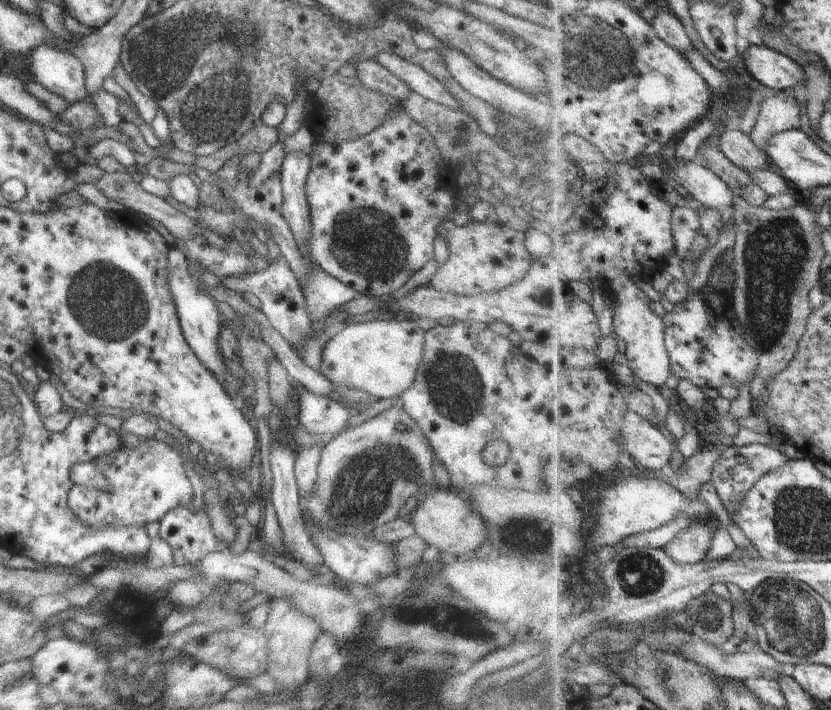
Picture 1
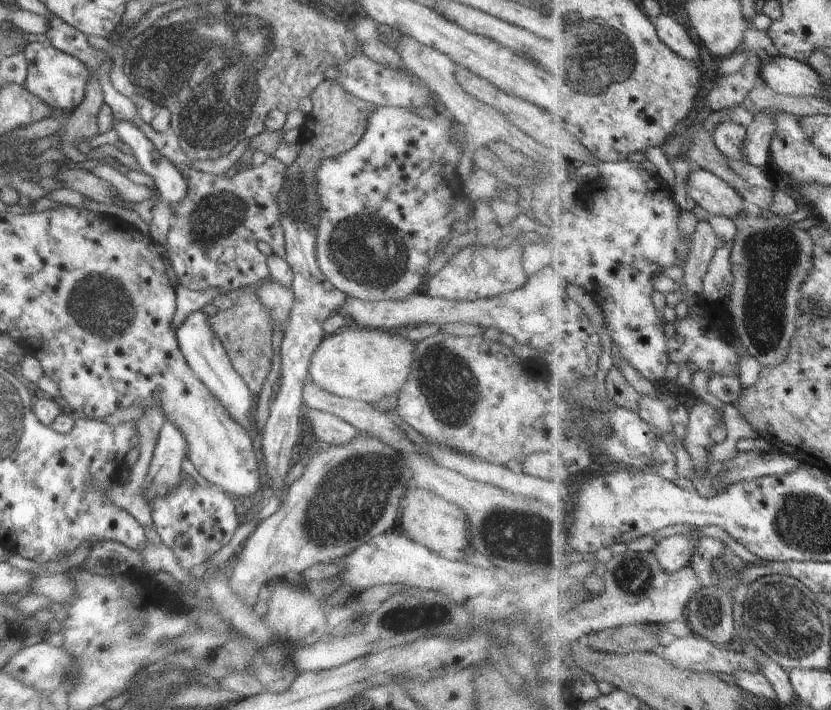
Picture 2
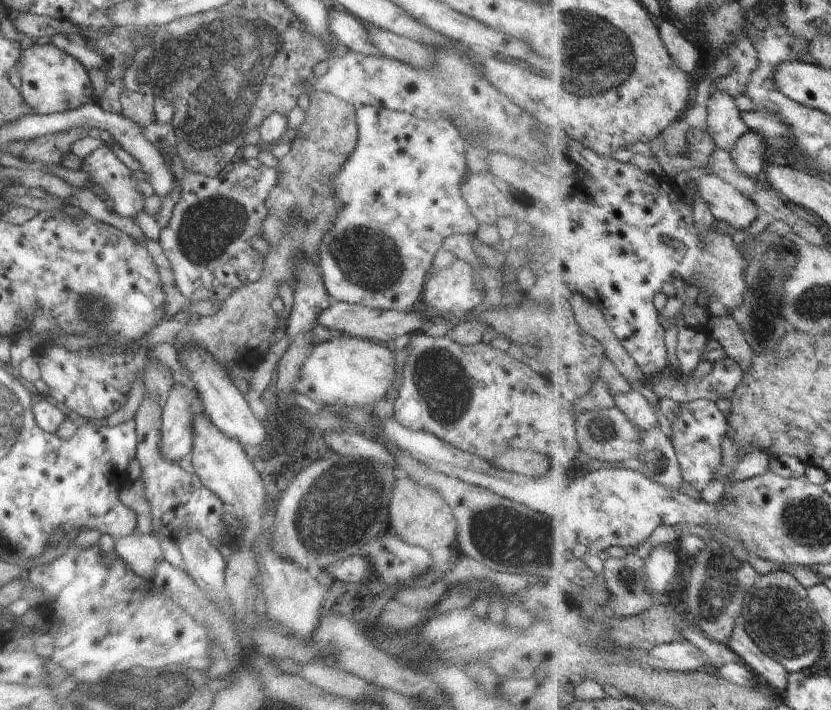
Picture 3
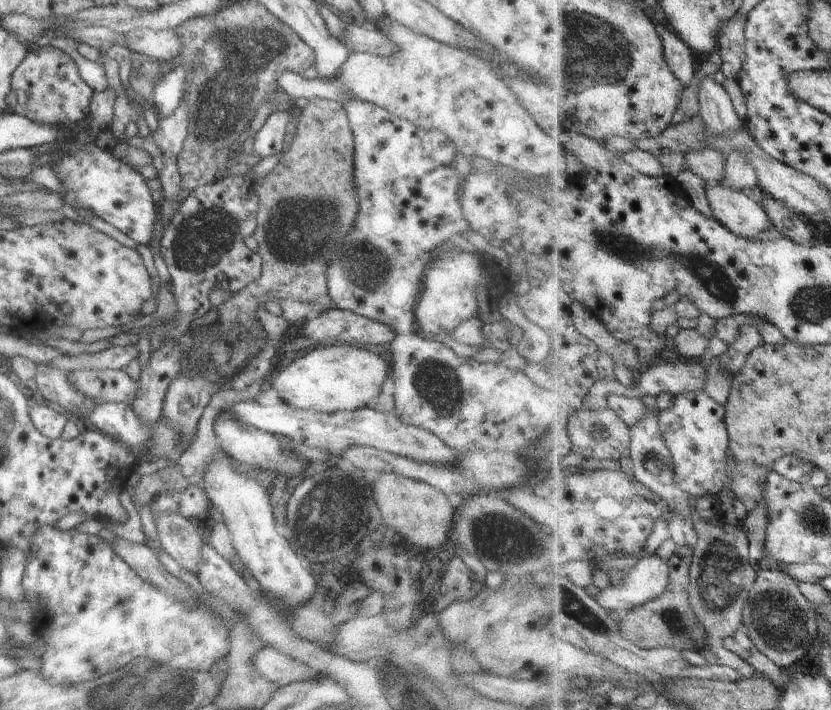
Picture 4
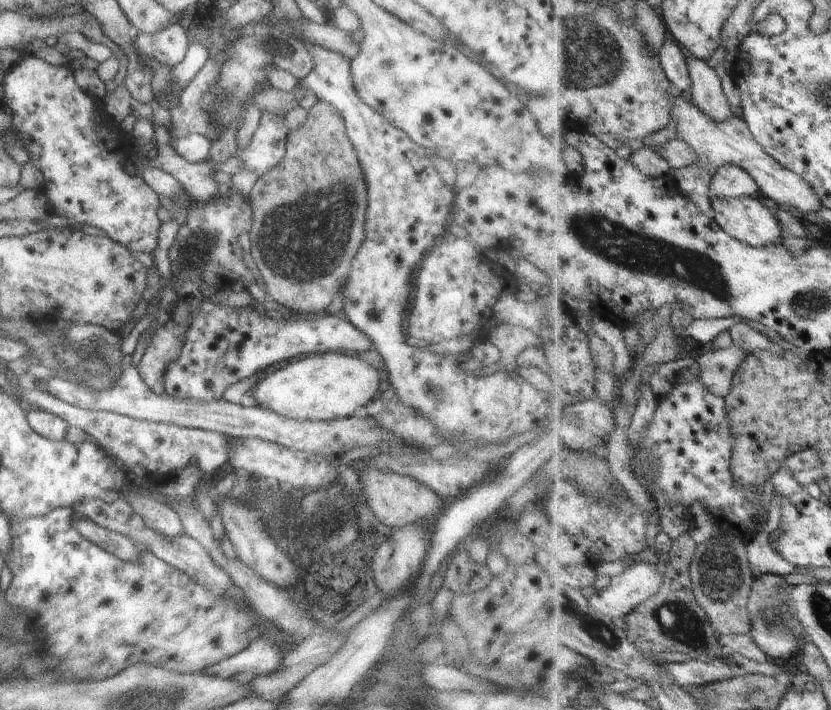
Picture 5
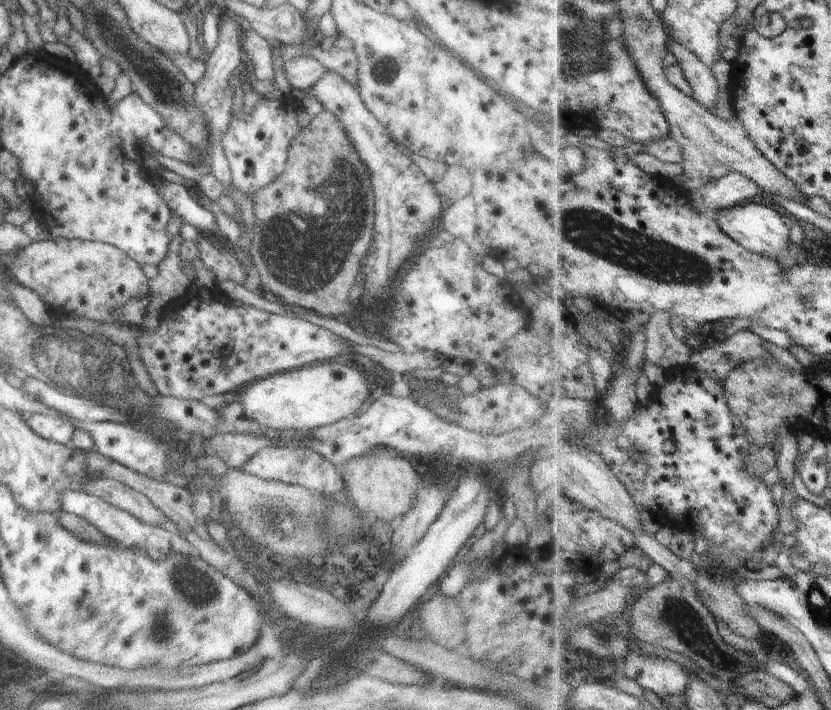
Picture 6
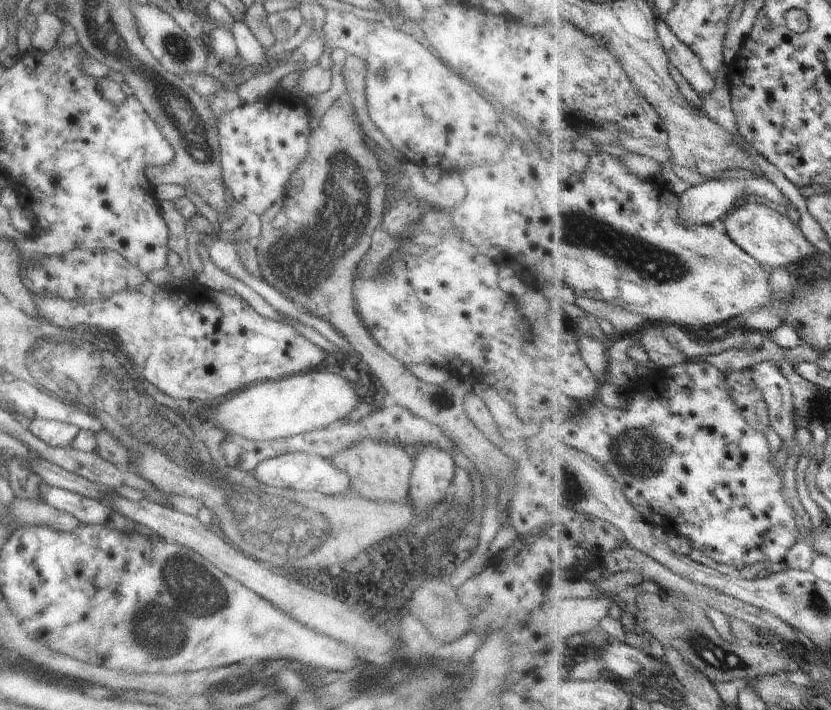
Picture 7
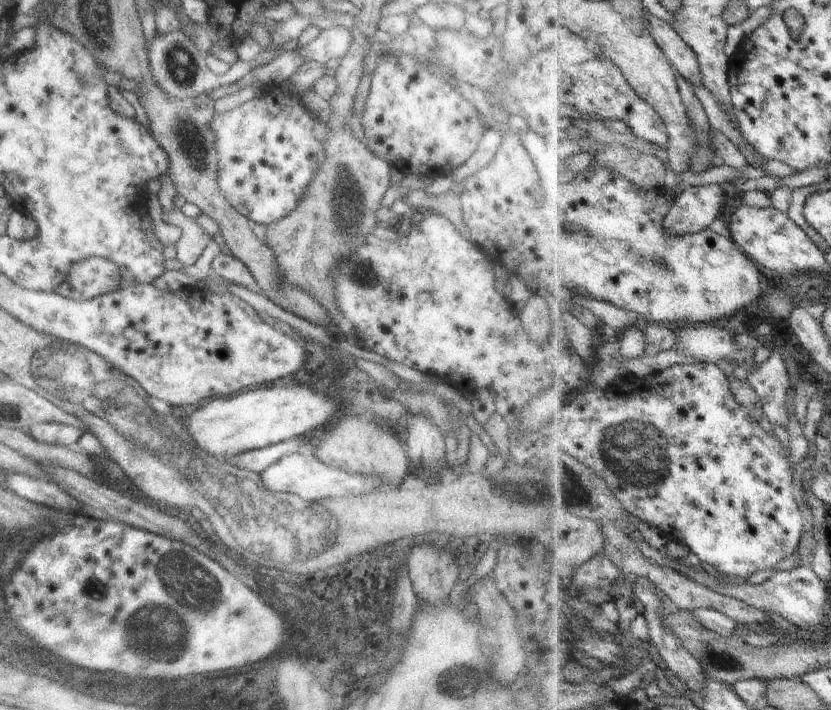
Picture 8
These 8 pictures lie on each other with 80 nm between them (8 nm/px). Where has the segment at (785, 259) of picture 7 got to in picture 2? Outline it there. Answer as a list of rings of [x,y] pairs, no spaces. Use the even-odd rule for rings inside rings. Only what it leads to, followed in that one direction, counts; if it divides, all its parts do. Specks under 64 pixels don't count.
[[[692,167],[686,183],[687,194],[706,211],[731,220],[746,215],[745,199],[732,187],[711,171]]]

